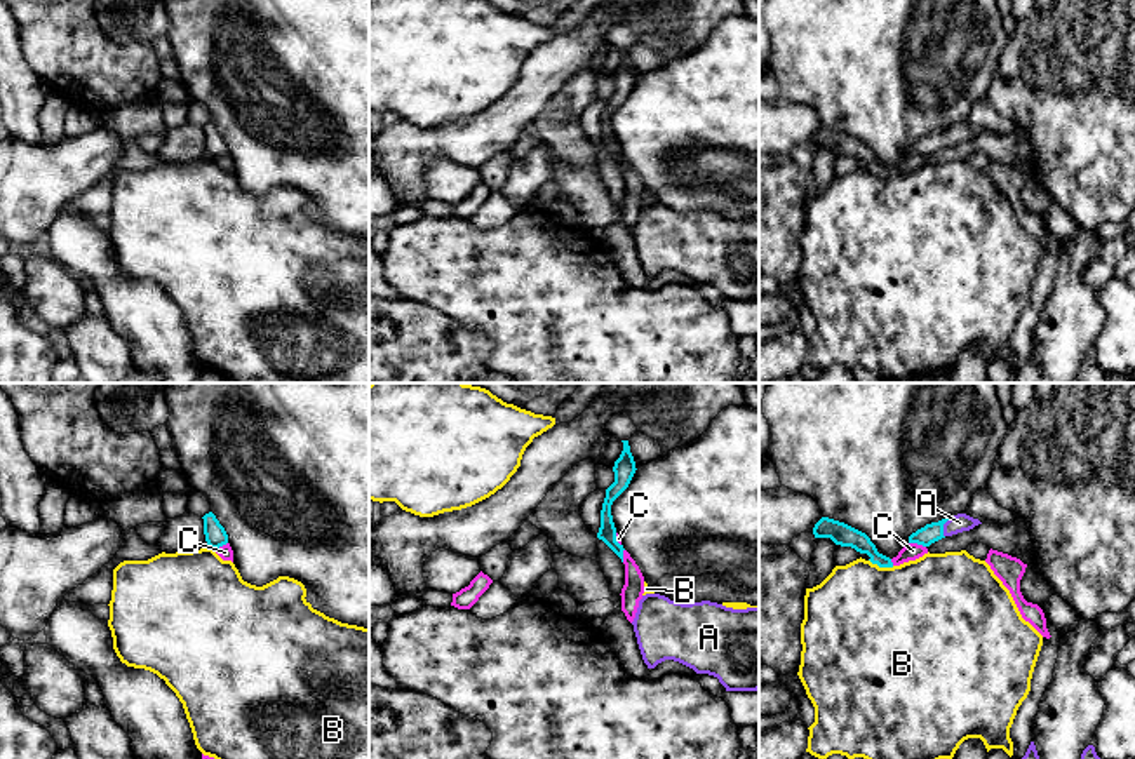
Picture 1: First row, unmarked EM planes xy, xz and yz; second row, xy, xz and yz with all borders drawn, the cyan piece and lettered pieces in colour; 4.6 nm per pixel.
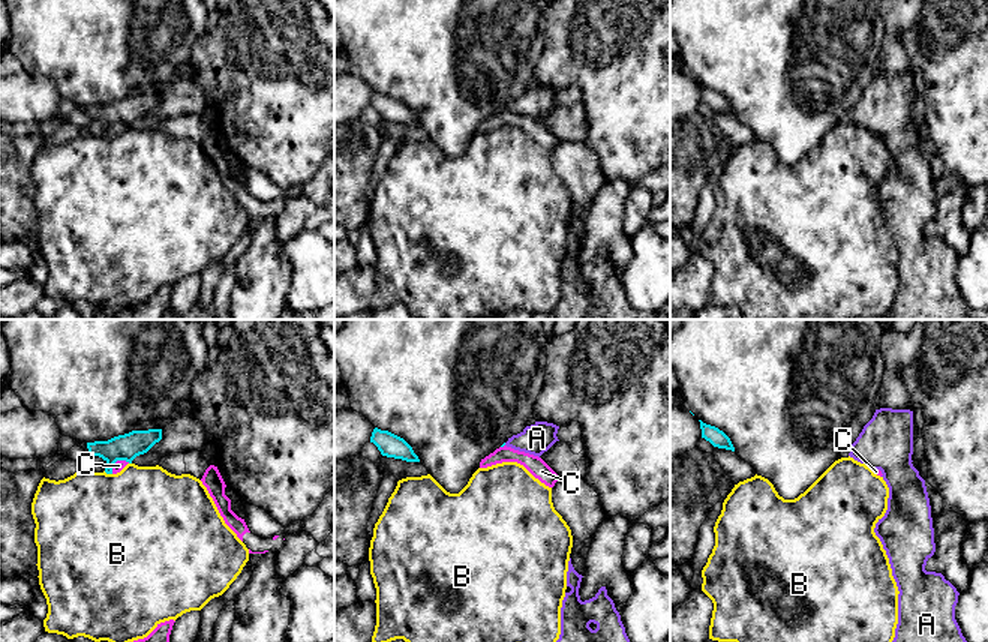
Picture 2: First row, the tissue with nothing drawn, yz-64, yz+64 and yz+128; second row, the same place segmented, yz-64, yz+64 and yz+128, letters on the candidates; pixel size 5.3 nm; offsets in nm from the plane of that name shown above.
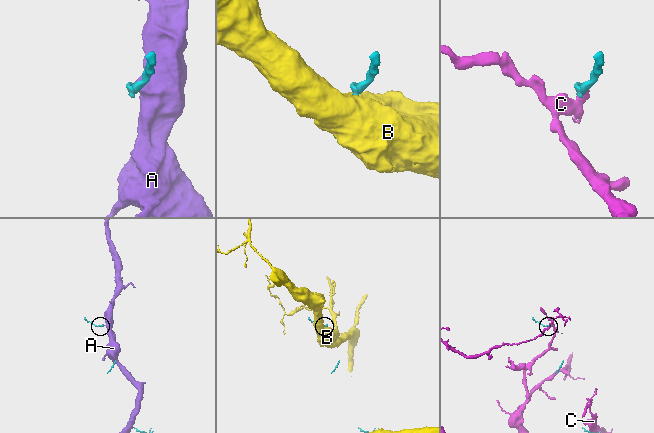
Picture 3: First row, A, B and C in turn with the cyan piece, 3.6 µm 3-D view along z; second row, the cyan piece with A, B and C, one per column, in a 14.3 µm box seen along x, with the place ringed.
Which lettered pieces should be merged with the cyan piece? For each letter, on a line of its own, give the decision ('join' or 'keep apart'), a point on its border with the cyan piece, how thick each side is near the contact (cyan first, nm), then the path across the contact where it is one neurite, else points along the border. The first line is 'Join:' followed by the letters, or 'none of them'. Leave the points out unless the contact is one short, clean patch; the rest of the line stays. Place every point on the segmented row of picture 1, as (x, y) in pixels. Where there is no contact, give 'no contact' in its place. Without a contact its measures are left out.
Join: A
A: join | yz (942, 528) | 90/90 nm
B: keep apart | yz (881, 566) | 100/500 nm | along yz (869, 559), (879, 566), (893, 566)
C: keep apart | yz (918, 544) | 90/80 nm

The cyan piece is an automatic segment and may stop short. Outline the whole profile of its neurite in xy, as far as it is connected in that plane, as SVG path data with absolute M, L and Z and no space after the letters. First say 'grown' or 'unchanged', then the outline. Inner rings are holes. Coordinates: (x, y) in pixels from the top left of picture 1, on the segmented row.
unchanged | M209 512L202 519L204 519L204 534L205 534L207 547L216 550L216 548L226 545L228 534L225 531L225 527L219 524L219 521L216 519L216 515L212 512Z

